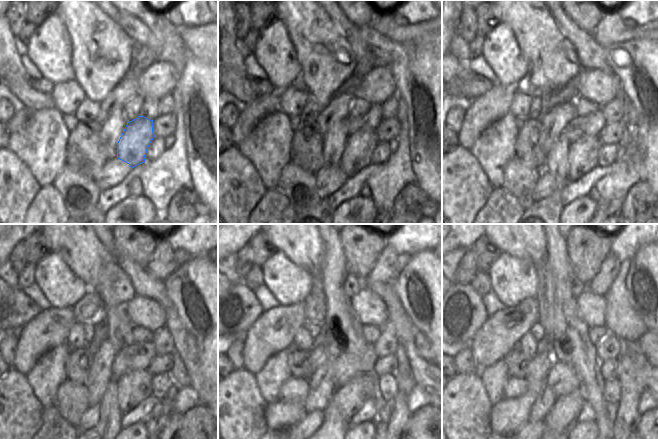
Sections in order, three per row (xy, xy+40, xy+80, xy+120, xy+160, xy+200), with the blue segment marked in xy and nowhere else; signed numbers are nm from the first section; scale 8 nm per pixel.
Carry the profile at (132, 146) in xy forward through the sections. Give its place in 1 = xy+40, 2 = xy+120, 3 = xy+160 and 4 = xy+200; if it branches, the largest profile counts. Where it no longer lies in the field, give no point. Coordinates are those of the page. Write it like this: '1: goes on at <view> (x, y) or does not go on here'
1: goes on at xy+40 (360, 145)
2: goes on at xy+120 (133, 387)
3: goes on at xy+160 (349, 398)
4: goes on at xy+200 (563, 415)

